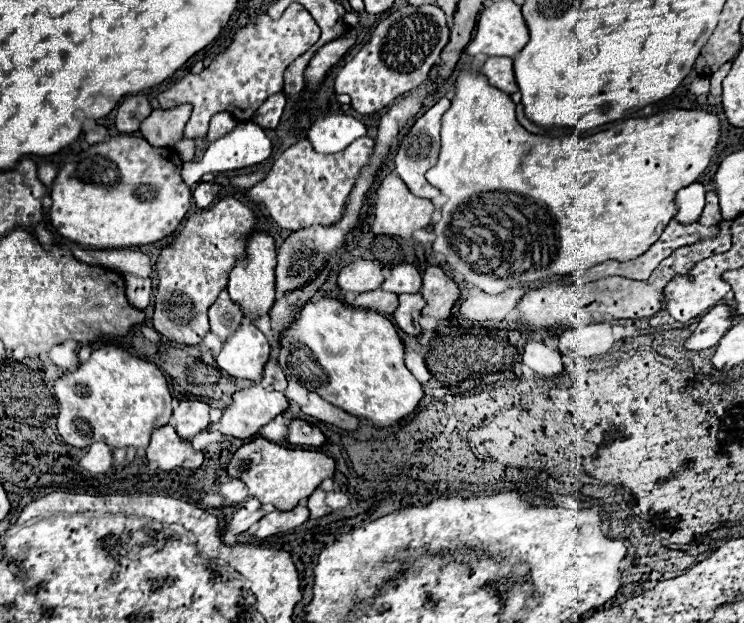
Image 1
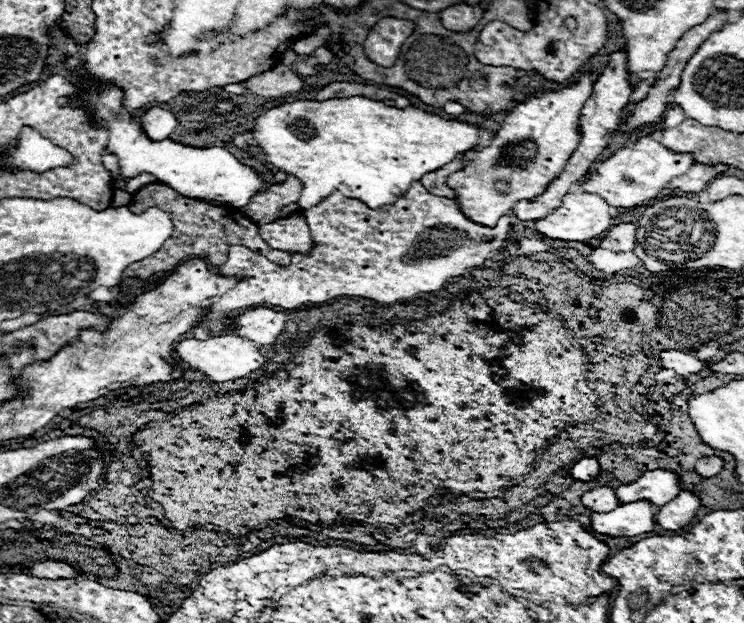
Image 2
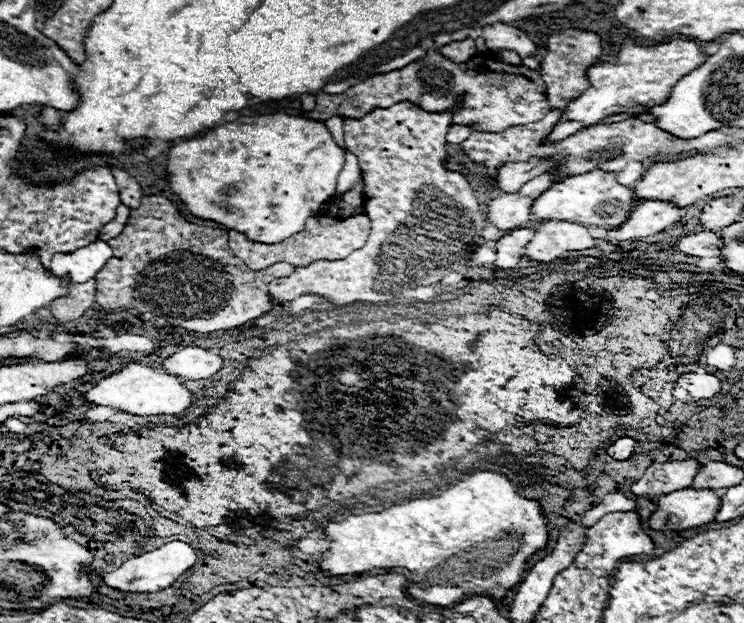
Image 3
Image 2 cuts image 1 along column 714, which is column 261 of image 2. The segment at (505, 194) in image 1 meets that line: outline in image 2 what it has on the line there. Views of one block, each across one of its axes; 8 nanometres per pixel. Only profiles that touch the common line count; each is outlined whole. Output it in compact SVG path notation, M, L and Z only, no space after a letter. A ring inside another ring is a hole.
M364 96L332 98L324 102L298 100L292 104L282 104L264 112L254 126L254 138L262 146L266 160L274 164L276 170L284 170L302 180L304 190L298 200L300 210L316 206L320 198L332 194L334 190L338 190L346 198L356 198L370 208L392 204L412 186L412 182L420 180L426 172L438 170L444 164L456 160L458 154L474 150L480 142L482 132L482 124L444 118L440 114L424 112L412 104L408 108L396 108Z

